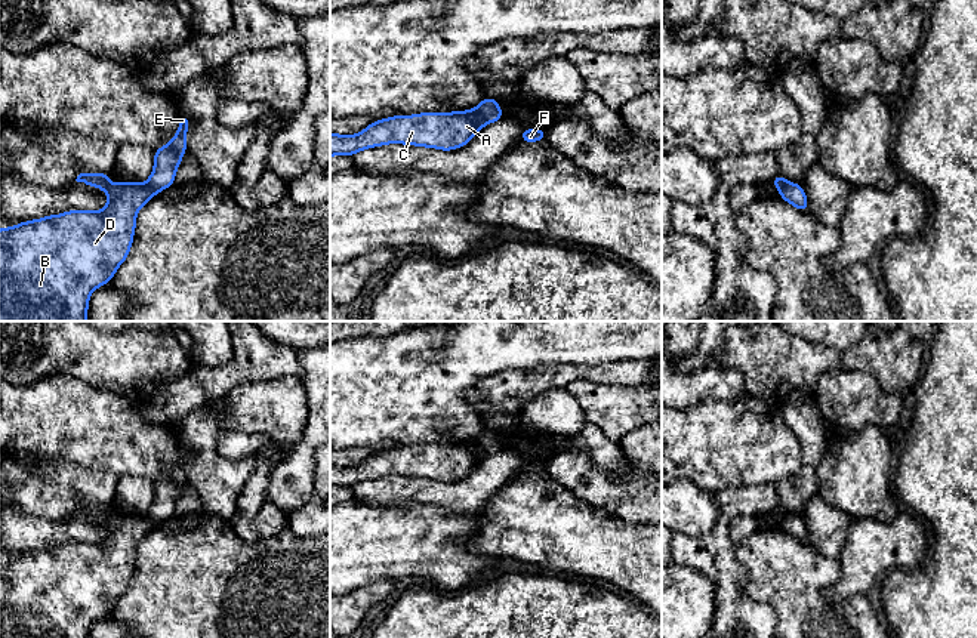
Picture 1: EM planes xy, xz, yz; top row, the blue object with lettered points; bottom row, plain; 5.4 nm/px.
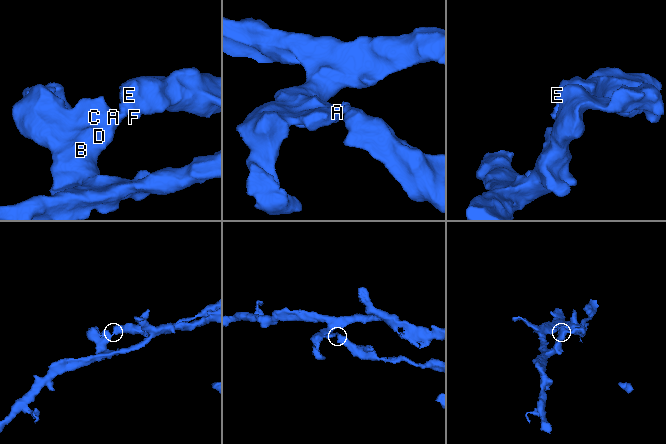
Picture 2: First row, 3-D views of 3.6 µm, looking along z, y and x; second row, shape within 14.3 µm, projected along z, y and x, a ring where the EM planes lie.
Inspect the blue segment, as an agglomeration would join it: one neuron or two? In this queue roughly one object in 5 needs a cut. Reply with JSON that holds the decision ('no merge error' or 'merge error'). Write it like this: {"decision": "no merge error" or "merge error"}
{"decision": "merge error"}

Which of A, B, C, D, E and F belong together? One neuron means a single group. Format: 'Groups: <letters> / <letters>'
Groups: A B C D / E F

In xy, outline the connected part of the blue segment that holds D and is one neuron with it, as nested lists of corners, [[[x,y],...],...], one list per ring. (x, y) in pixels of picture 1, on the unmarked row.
[[[80,505],[77,514],[83,514],[89,518],[96,518],[108,525],[108,536],[99,543],[87,542],[68,542],[62,546],[44,548],[36,552],[21,554],[10,560],[0,561],[0,638],[87,638],[89,629],[95,620],[102,616],[110,616],[117,600],[127,591],[130,577],[133,574],[133,565],[136,558],[136,545],[145,537],[157,523],[151,521],[147,515],[135,515],[123,512],[118,517],[113,517],[108,509],[113,505]]]

